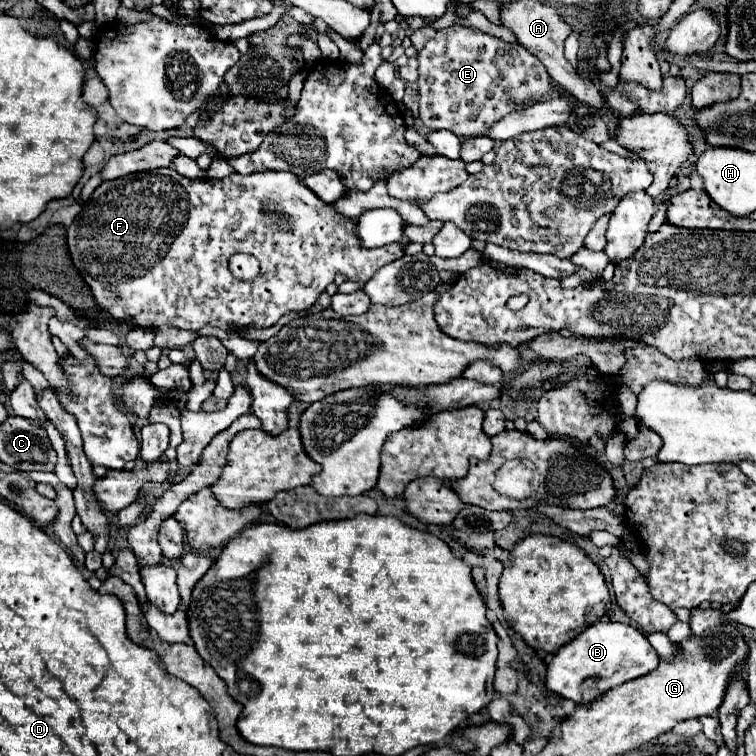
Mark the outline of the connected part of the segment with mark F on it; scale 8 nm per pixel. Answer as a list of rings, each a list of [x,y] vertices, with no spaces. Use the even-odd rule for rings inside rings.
[[[159,168],[159,170],[129,174],[129,176],[123,176],[123,178],[103,182],[91,194],[91,198],[83,204],[81,214],[67,228],[67,246],[69,246],[71,260],[77,266],[77,270],[81,272],[81,276],[85,278],[85,282],[89,284],[89,288],[93,292],[93,298],[99,304],[99,308],[109,312],[115,320],[131,320],[137,328],[149,328],[149,330],[155,330],[161,324],[169,324],[169,326],[179,328],[179,330],[199,330],[205,324],[221,328],[221,330],[267,328],[267,326],[273,326],[287,312],[309,310],[317,302],[317,298],[325,292],[325,286],[331,284],[337,274],[347,274],[349,280],[367,282],[387,262],[393,262],[393,260],[401,258],[405,254],[407,244],[409,244],[409,240],[403,238],[401,242],[391,244],[391,246],[365,248],[361,244],[361,240],[357,238],[357,226],[351,218],[345,218],[333,206],[327,206],[325,202],[319,202],[319,198],[315,198],[315,194],[311,194],[311,190],[307,190],[307,186],[303,186],[303,182],[293,172],[271,172],[271,170],[255,172],[251,176],[243,176],[243,174],[235,172],[235,174],[231,174],[223,180],[201,180],[201,182],[183,178],[173,168]],[[237,252],[253,254],[259,260],[261,272],[255,280],[239,280],[231,274],[229,258]]]

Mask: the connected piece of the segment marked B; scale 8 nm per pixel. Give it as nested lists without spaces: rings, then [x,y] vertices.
[[[599,620],[553,656],[553,660],[547,664],[545,686],[549,692],[561,698],[573,700],[575,704],[587,704],[613,686],[649,674],[657,668],[657,664],[659,654],[637,628],[611,620]]]

